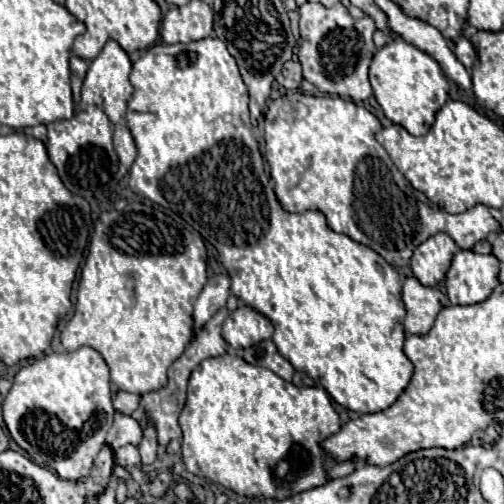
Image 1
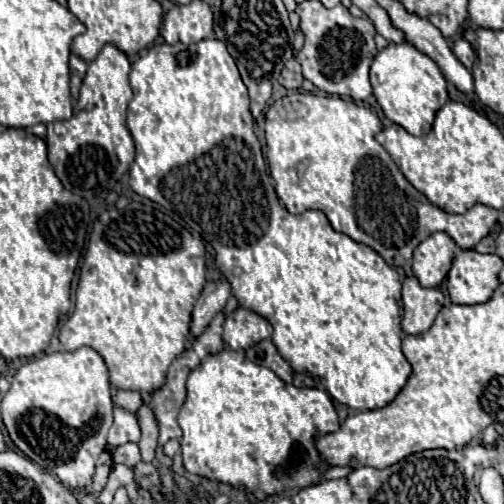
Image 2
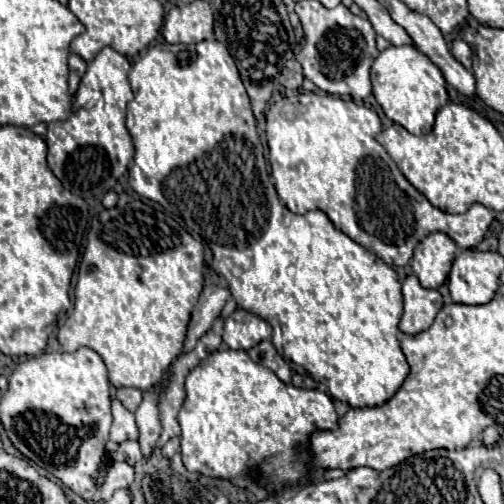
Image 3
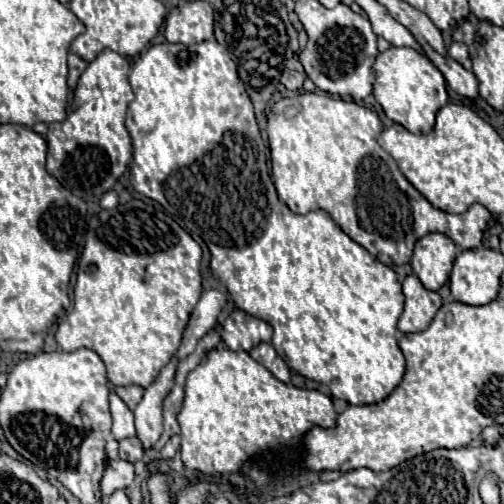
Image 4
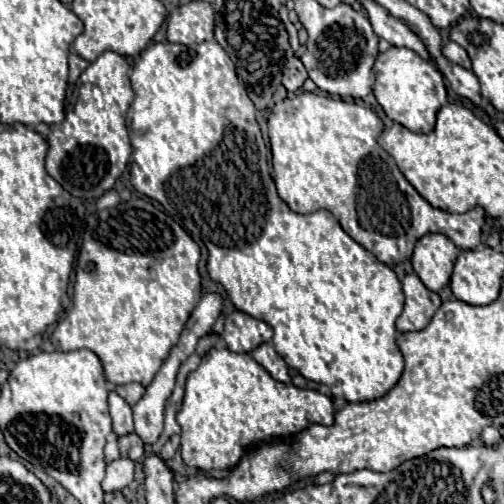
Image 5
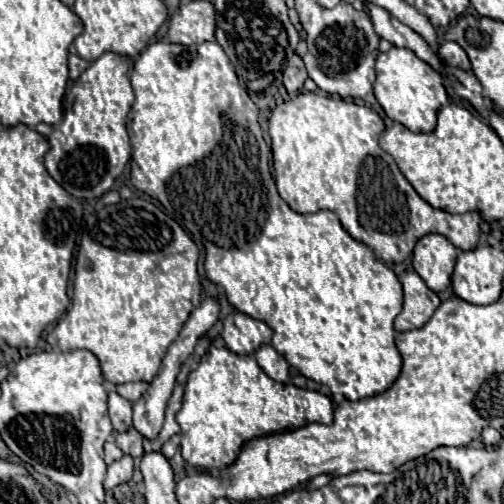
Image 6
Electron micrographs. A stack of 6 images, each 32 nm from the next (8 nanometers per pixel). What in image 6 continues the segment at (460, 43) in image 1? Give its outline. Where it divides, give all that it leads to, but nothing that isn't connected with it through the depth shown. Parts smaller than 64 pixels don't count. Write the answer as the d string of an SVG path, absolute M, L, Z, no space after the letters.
M442 42L442 44L438 46L438 56L440 56L446 64L450 64L450 66L462 68L462 70L466 70L466 72L472 70L466 52L464 52L456 42Z

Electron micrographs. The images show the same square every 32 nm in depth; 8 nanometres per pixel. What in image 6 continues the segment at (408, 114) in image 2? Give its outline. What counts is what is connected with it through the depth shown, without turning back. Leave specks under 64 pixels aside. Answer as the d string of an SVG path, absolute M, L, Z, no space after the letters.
M396 46L378 54L376 58L374 96L388 118L400 122L412 132L432 132L436 128L438 110L448 104L444 78L424 60L420 60L412 50Z

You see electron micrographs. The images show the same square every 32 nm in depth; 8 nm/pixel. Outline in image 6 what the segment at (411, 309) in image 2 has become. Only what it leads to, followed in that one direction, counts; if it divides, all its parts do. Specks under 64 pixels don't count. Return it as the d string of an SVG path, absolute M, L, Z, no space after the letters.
M406 272L402 276L402 286L404 286L404 308L396 316L394 328L398 332L422 328L440 306L440 298L424 284L424 280L420 280L416 272Z

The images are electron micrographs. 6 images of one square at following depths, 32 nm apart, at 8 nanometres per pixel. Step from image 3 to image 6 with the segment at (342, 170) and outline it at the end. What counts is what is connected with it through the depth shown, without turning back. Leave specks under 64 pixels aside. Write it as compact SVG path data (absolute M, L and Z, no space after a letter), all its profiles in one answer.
M303 90L294 100L278 104L270 116L270 138L272 138L276 186L280 196L288 202L288 206L294 212L300 214L318 210L336 212L346 232L352 238L370 246L376 252L376 256L384 262L404 262L412 255L414 244L422 236L432 232L446 236L460 250L476 248L480 230L478 212L448 214L444 210L434 210L428 202L424 202L416 194L412 184L402 176L394 158L380 148L378 138L382 132L384 132L384 120L374 110L358 106L354 102L344 102L340 97Z

